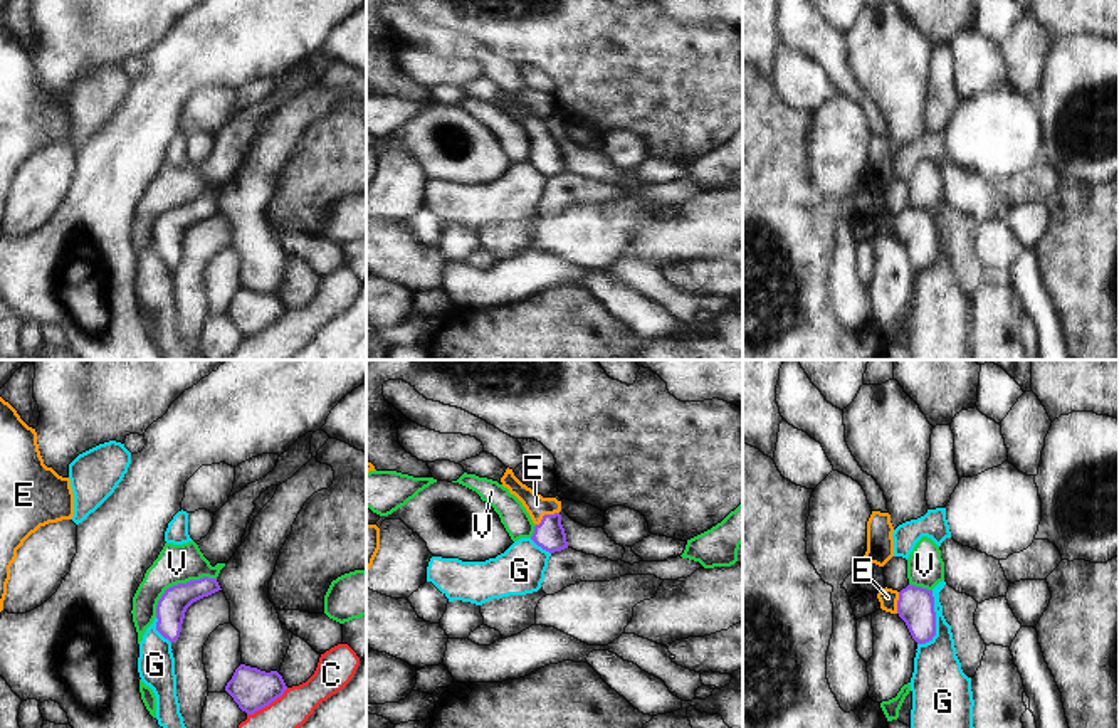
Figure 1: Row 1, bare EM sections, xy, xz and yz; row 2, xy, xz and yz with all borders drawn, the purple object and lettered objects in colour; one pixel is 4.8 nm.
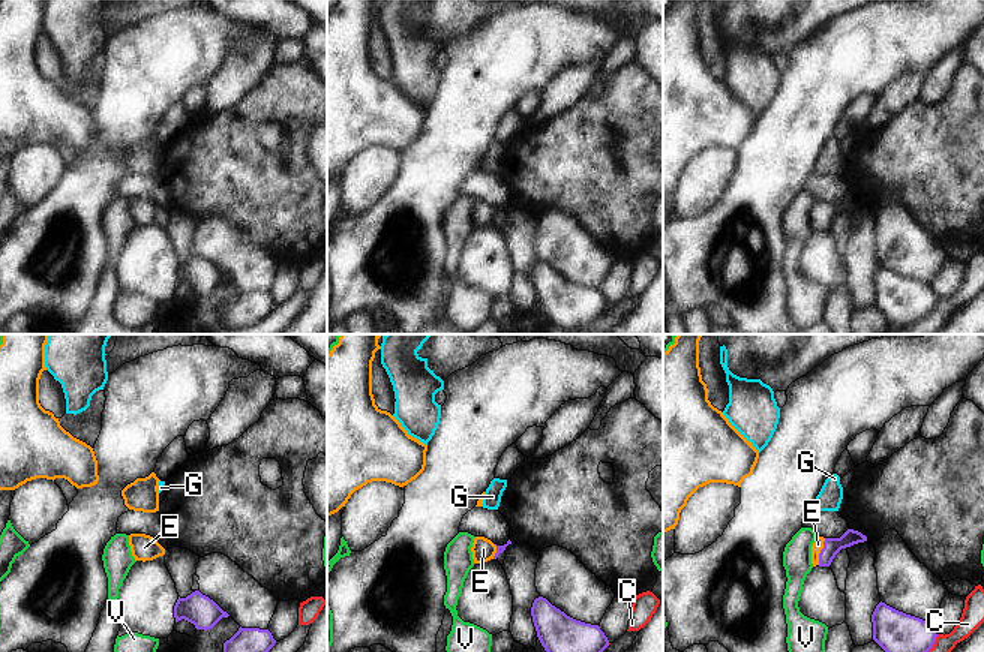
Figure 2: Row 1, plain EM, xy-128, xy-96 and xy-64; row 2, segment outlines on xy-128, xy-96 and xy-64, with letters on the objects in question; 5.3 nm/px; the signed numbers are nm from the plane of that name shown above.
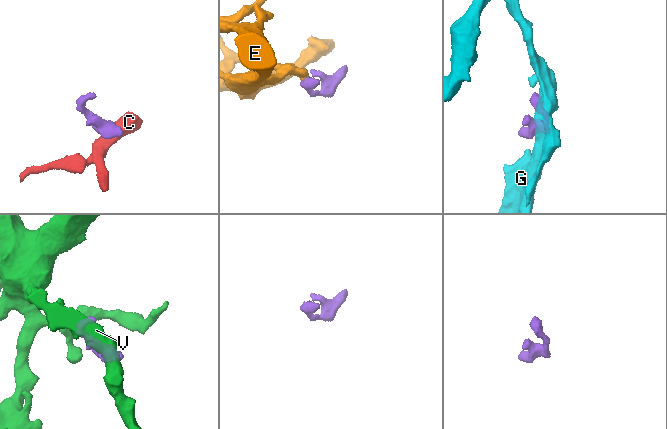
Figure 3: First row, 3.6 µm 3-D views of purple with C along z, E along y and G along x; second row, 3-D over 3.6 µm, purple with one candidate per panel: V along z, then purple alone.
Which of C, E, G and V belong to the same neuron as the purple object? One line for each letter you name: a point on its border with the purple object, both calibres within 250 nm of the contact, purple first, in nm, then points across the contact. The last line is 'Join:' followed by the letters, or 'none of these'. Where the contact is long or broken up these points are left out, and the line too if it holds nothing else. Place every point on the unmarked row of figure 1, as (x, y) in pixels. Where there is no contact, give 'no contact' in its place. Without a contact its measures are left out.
E: xz (546, 138) | 150/100 nm | across xz (550, 158), (546, 138), (536, 128)
Join: E

